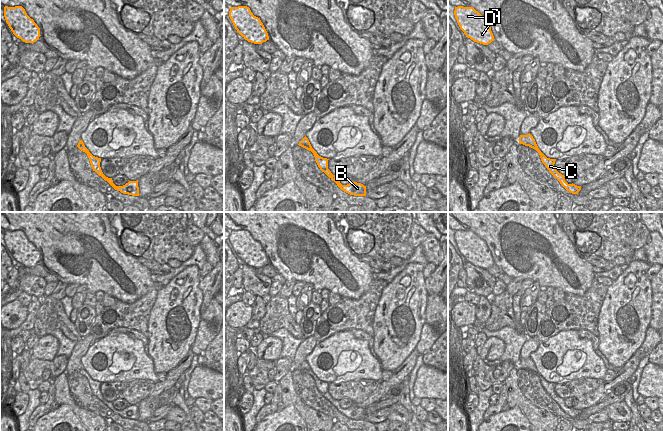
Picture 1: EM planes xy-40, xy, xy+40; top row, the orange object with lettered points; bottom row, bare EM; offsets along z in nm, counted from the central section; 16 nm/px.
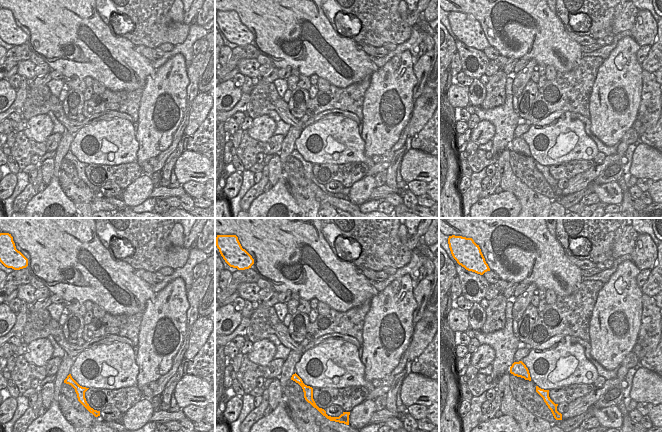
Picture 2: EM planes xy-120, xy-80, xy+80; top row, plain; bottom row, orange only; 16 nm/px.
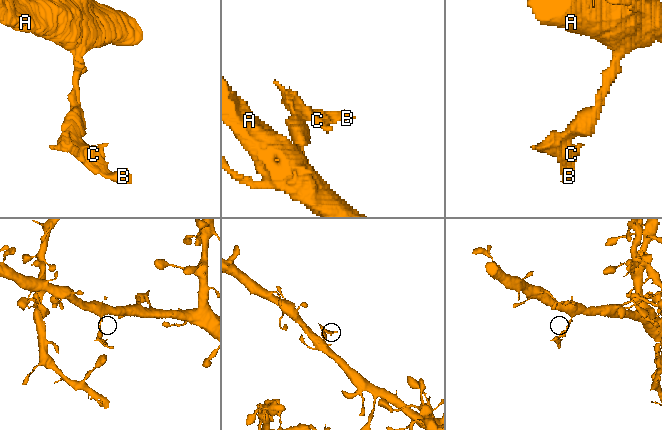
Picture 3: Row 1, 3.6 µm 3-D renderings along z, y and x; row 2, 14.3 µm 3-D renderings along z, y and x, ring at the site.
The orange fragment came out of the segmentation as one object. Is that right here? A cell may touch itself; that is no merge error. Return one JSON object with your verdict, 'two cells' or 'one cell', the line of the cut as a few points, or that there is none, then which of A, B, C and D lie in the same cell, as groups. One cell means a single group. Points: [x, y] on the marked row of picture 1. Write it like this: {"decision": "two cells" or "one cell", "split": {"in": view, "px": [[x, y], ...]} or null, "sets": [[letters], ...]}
{"decision": "two cells", "split": {"in": "xy", "px": [[303, 146], [311, 147]]}, "sets": [["A", "D"], ["B", "C"]]}

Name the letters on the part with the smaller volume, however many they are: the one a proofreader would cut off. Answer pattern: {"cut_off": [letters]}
{"cut_off": ["B", "C"]}

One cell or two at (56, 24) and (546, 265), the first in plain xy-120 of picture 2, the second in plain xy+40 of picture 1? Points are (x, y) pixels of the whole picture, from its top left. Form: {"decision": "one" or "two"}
{"decision": "one"}

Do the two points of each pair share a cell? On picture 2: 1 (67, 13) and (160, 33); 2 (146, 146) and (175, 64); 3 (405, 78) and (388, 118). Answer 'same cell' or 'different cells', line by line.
1: different cells
2: same cell
3: same cell

